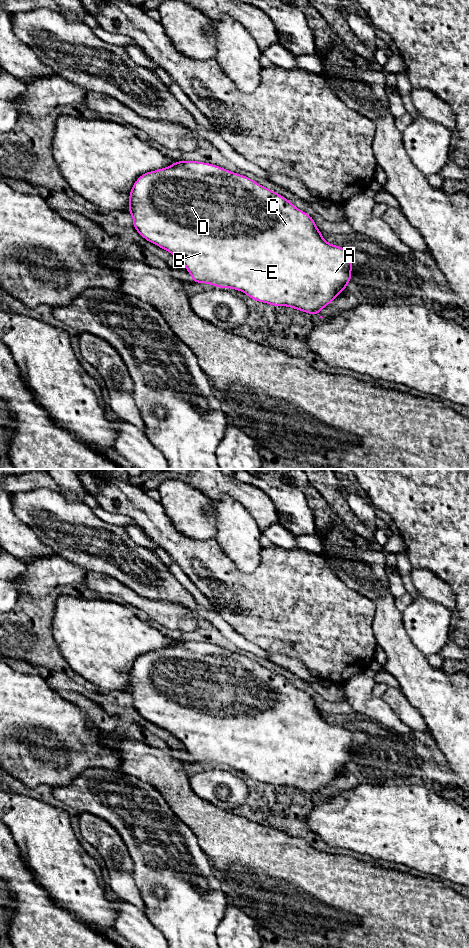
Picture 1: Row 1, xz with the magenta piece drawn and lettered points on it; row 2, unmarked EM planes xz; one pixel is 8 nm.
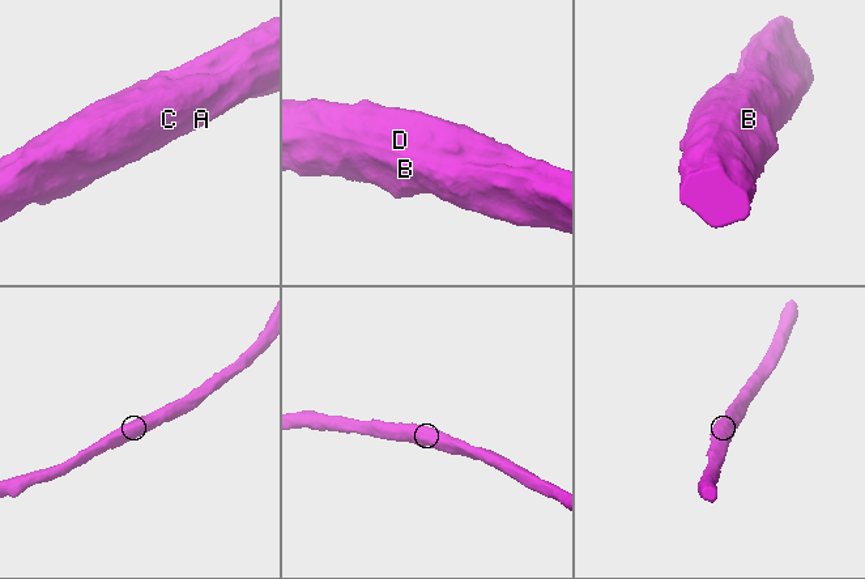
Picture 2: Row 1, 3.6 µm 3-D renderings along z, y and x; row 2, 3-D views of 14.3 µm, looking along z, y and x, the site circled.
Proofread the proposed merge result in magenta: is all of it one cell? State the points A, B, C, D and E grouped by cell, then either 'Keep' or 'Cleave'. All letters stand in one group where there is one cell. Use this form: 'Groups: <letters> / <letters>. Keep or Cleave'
Groups: A B C D E. Keep

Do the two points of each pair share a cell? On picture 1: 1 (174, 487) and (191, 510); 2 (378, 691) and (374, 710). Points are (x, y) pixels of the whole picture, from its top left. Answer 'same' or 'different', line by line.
1: same
2: different

